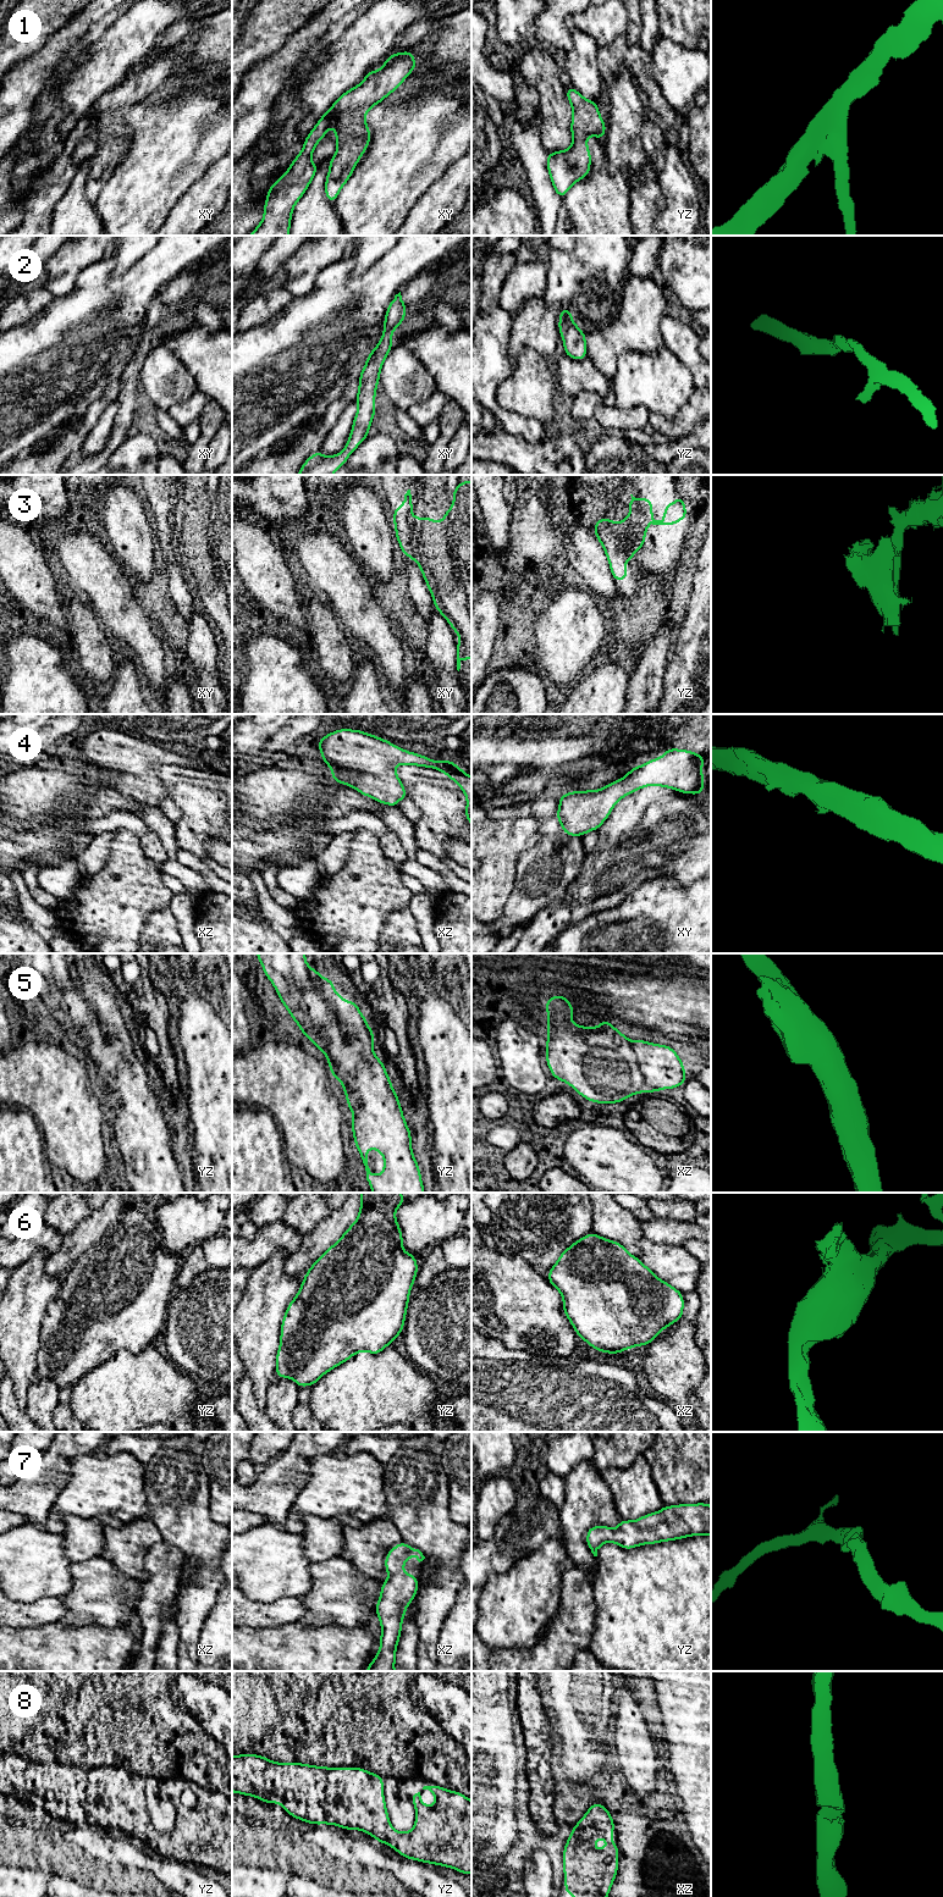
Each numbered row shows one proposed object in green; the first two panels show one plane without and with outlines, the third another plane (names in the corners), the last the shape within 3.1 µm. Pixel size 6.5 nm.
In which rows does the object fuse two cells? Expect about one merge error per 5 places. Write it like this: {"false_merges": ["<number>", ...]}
{"false_merges": ["3", "5"]}

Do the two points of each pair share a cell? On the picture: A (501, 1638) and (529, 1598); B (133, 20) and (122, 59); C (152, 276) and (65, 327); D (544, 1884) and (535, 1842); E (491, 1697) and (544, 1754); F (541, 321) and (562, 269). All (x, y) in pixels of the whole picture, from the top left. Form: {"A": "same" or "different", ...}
{"A": "same", "B": "same", "C": "same", "D": "different", "E": "different", "F": "different"}

